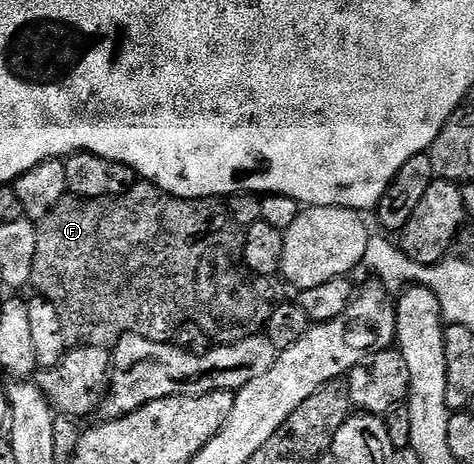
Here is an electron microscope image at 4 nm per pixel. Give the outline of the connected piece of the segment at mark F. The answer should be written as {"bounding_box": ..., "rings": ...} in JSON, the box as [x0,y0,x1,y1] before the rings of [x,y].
{"bounding_box":[31,182,279,348],"rings":[[[138,182],[131,190],[127,190],[127,194],[119,194],[118,196],[108,196],[107,198],[99,198],[98,200],[84,200],[72,194],[66,194],[56,206],[51,210],[51,214],[47,214],[44,220],[37,224],[37,245],[35,246],[35,266],[33,267],[33,278],[31,281],[32,287],[37,287],[36,291],[45,299],[50,300],[55,306],[55,310],[59,310],[59,318],[63,322],[63,334],[65,335],[66,345],[80,346],[82,348],[109,348],[117,343],[118,338],[125,336],[128,332],[139,334],[148,340],[154,340],[160,344],[166,343],[170,339],[171,330],[178,326],[187,323],[197,323],[203,331],[209,333],[212,339],[217,342],[232,342],[235,340],[245,340],[249,336],[256,336],[268,325],[271,314],[276,310],[279,303],[277,297],[277,280],[267,276],[254,276],[253,271],[245,265],[243,258],[243,246],[245,245],[245,238],[243,230],[231,218],[228,207],[224,203],[218,202],[216,199],[210,198],[207,200],[184,200],[178,196],[172,196],[163,191],[159,186],[148,182]]]}

